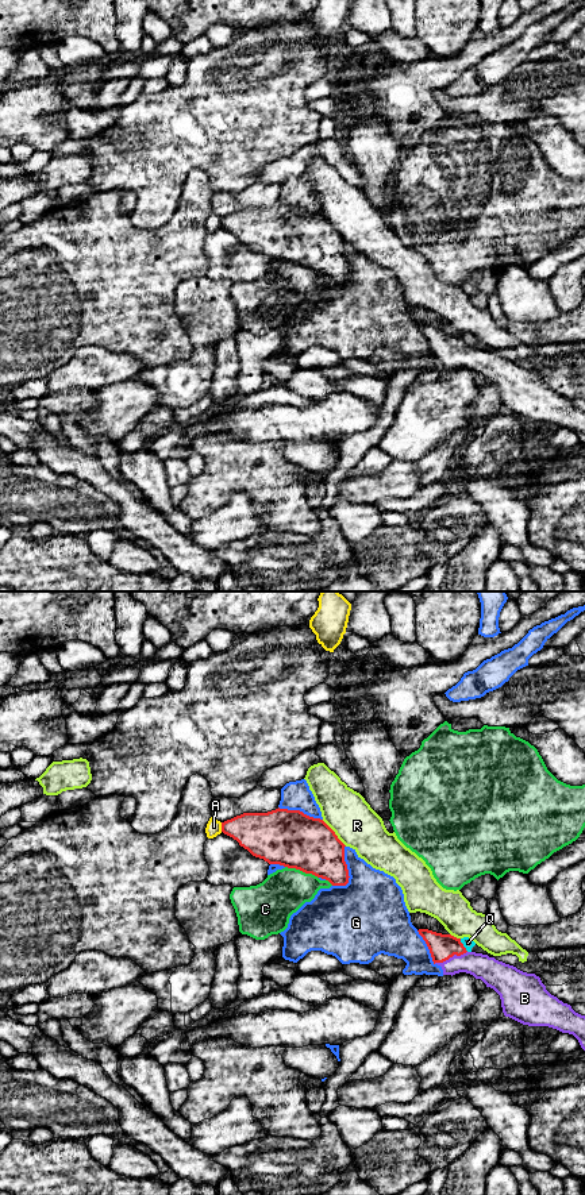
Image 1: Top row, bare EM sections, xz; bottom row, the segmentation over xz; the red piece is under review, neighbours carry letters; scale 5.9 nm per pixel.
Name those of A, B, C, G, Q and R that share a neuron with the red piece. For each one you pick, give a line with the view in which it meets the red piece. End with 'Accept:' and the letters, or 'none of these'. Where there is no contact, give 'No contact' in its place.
B: Touches red in xz
Accept: B

